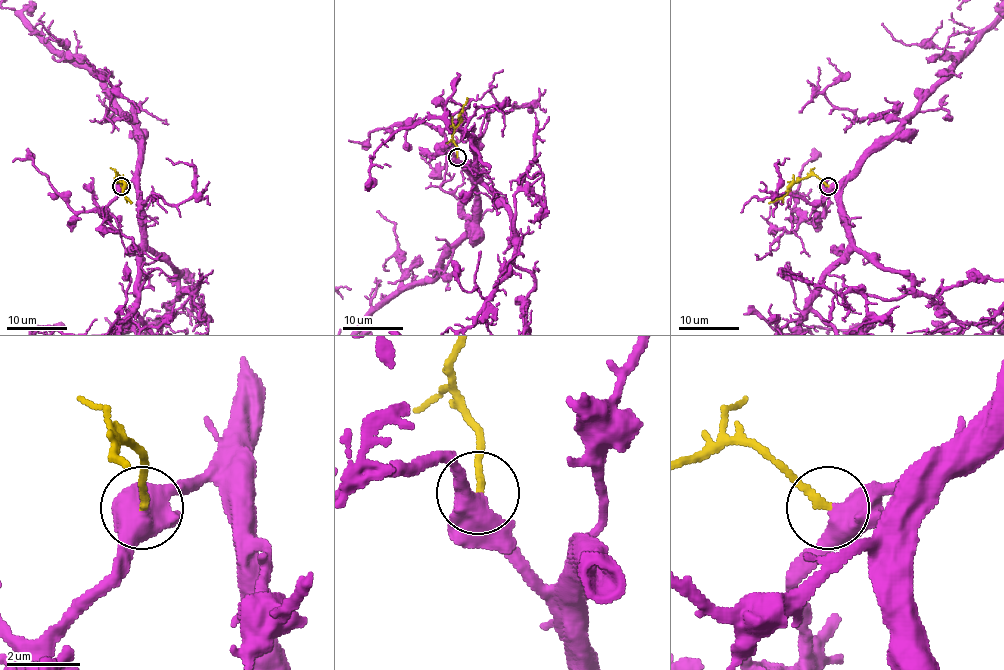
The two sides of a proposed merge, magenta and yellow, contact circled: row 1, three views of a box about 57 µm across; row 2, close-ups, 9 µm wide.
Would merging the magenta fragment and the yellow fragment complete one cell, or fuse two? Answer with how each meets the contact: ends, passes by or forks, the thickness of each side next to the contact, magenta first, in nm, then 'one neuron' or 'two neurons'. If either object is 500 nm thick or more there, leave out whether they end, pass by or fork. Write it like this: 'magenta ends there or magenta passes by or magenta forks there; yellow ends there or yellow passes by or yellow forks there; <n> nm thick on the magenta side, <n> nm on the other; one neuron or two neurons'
magenta passes by; yellow ends there; 480 nm thick on the magenta side, 190 nm on the other; one neuron

